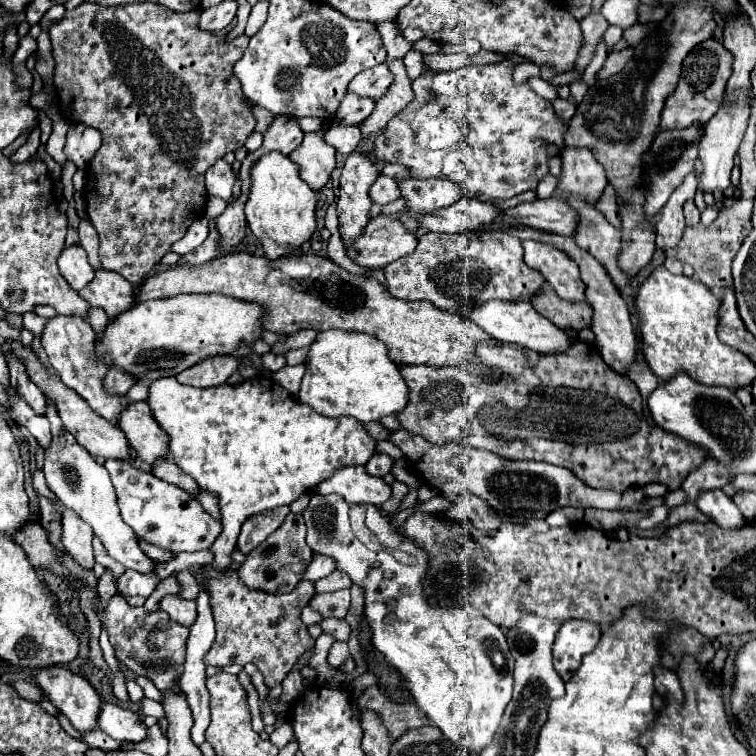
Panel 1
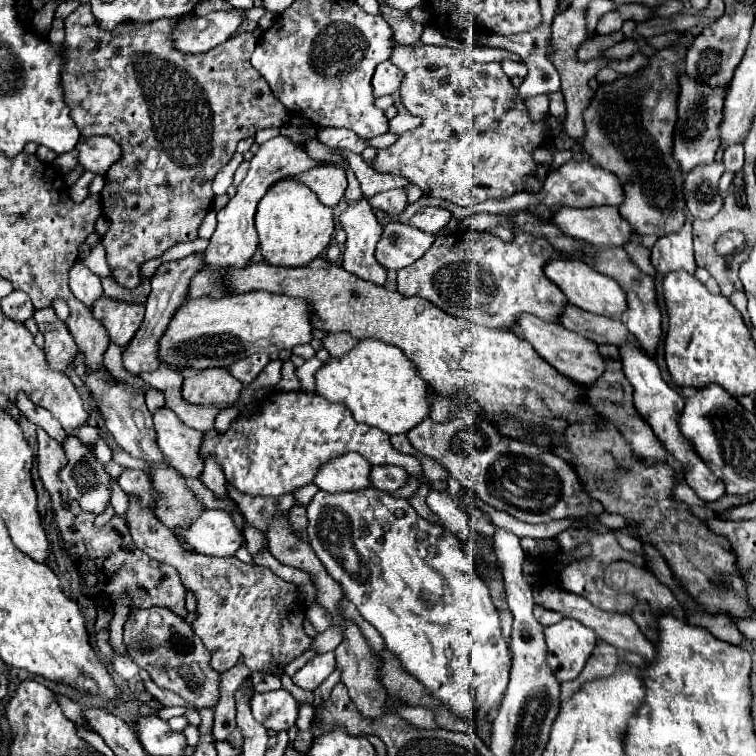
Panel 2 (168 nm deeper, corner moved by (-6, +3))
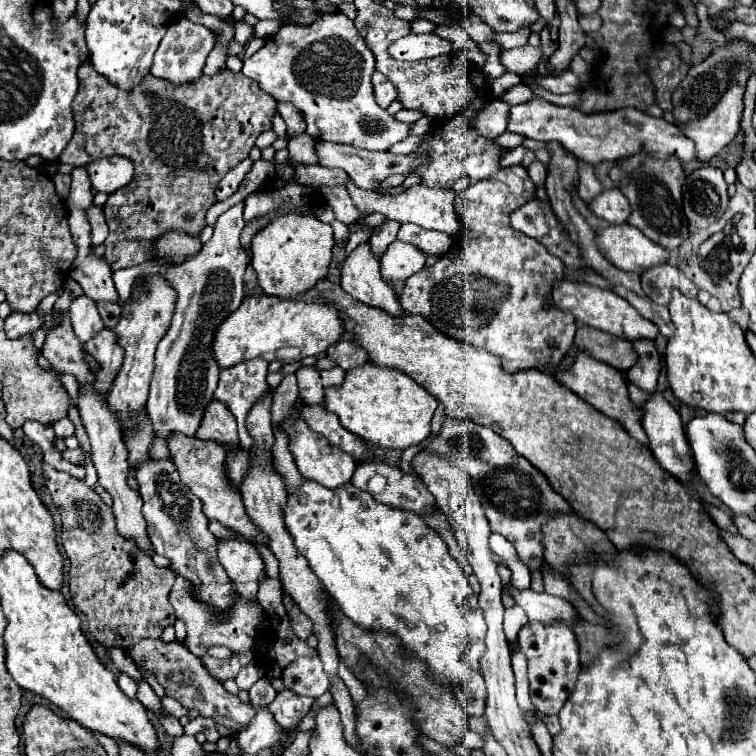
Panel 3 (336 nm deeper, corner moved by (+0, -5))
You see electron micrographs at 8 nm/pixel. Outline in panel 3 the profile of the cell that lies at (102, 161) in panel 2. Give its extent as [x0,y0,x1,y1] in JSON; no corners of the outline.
[86,156,134,194]

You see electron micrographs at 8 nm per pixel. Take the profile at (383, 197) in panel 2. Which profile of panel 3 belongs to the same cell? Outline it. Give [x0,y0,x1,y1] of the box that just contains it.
[368,220,400,258]

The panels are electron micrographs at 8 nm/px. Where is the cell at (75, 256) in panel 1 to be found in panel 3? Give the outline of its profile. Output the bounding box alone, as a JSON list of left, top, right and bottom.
[70,296,104,344]

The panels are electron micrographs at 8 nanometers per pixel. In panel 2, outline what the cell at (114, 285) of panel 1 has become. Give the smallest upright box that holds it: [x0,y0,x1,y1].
[92,294,144,346]

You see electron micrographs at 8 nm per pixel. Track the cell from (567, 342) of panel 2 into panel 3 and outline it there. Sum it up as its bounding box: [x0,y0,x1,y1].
[556,350,648,444]

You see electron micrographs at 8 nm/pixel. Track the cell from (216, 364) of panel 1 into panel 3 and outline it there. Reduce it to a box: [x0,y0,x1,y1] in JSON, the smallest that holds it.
[196,400,240,450]

